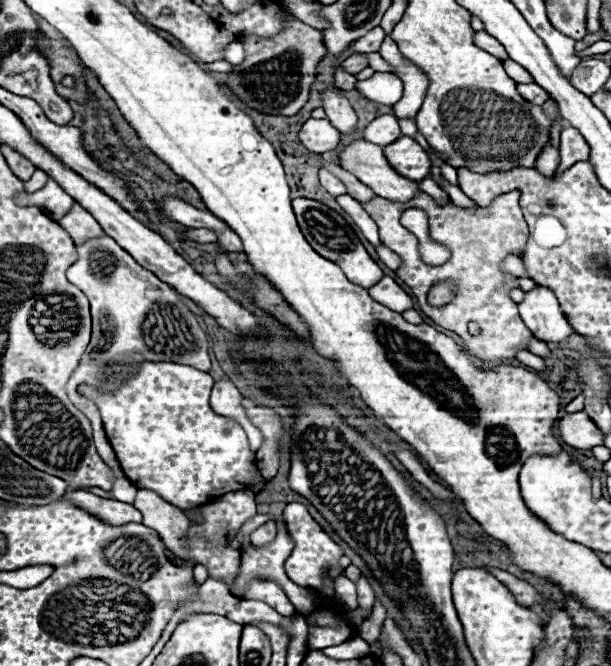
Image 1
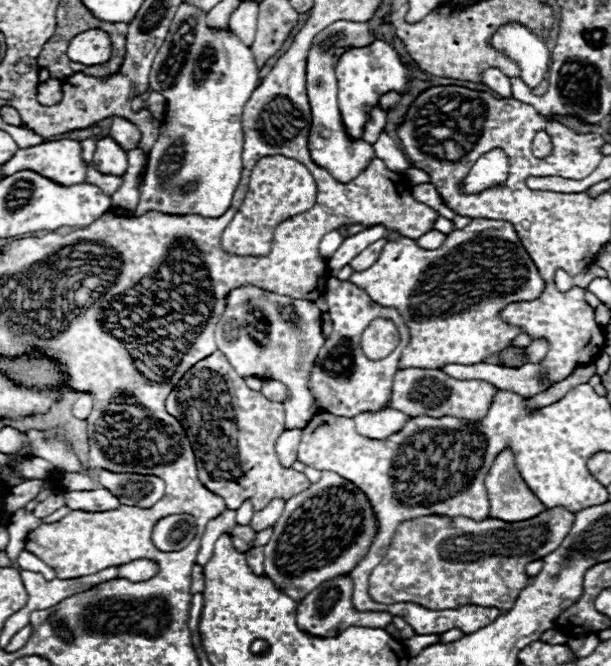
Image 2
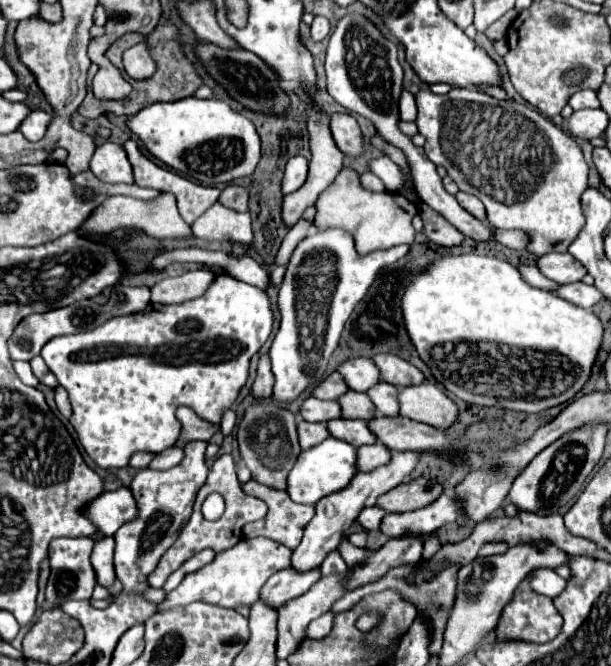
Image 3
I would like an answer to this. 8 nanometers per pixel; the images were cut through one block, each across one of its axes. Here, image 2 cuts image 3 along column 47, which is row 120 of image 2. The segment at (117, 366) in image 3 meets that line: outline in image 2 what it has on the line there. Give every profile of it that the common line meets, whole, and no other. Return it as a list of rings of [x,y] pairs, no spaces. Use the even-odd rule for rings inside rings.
[[[374,40],[368,46],[362,48],[350,48],[344,52],[336,64],[336,78],[338,78],[338,104],[342,112],[342,120],[346,124],[346,130],[350,136],[360,138],[366,114],[364,110],[372,104],[378,104],[378,96],[382,92],[402,92],[406,88],[406,68],[402,66],[396,50],[382,40]]]

